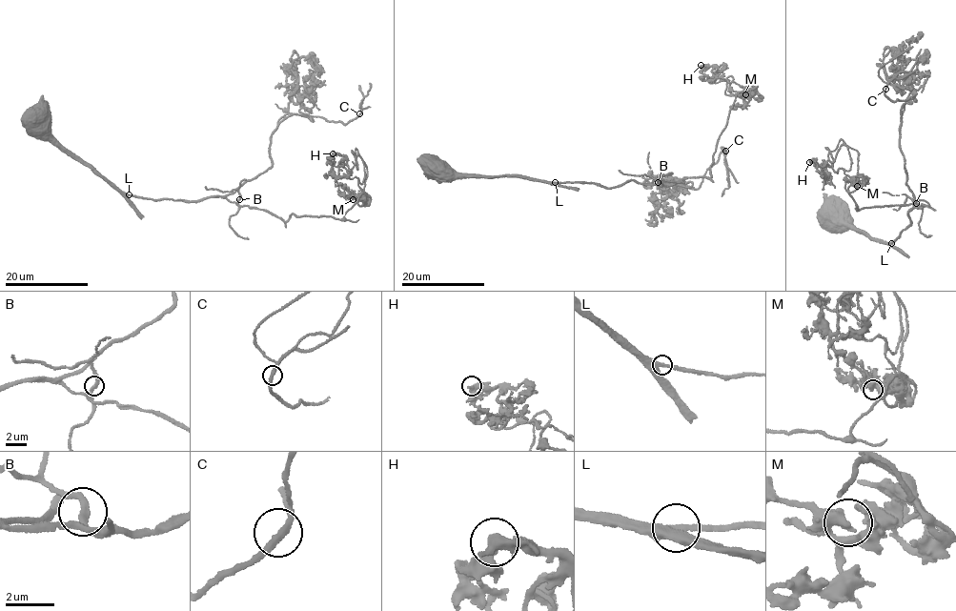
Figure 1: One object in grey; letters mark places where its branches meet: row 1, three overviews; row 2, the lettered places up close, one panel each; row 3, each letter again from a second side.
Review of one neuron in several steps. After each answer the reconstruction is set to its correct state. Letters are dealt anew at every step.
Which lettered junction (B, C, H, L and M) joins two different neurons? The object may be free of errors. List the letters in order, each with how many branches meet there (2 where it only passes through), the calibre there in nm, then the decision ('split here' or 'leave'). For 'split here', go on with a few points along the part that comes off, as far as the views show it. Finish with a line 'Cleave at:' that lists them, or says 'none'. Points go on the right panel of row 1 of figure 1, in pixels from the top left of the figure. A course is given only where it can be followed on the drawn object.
B: 2 | 240 nm | leave
C: 2 | 280 nm | leave
H: 2 | 440 nm | leave
L: 2 | 320 nm | leave
M: 2 | 360 nm | leave
Cleave at: none

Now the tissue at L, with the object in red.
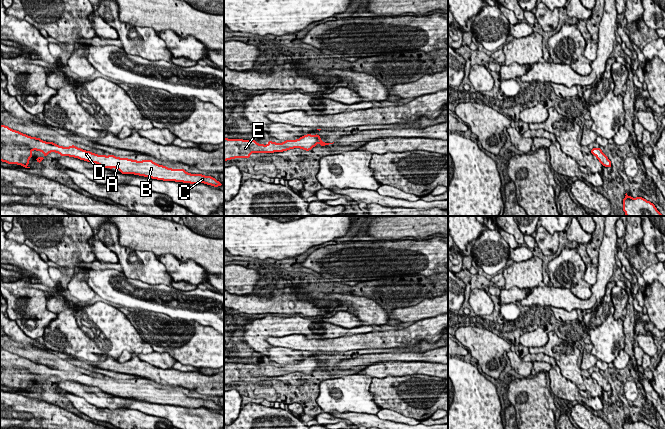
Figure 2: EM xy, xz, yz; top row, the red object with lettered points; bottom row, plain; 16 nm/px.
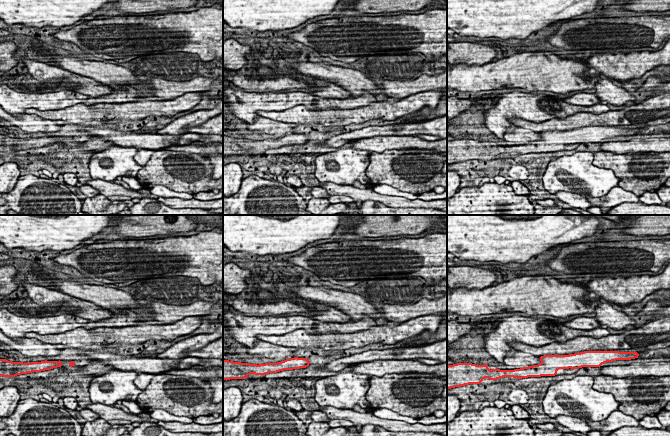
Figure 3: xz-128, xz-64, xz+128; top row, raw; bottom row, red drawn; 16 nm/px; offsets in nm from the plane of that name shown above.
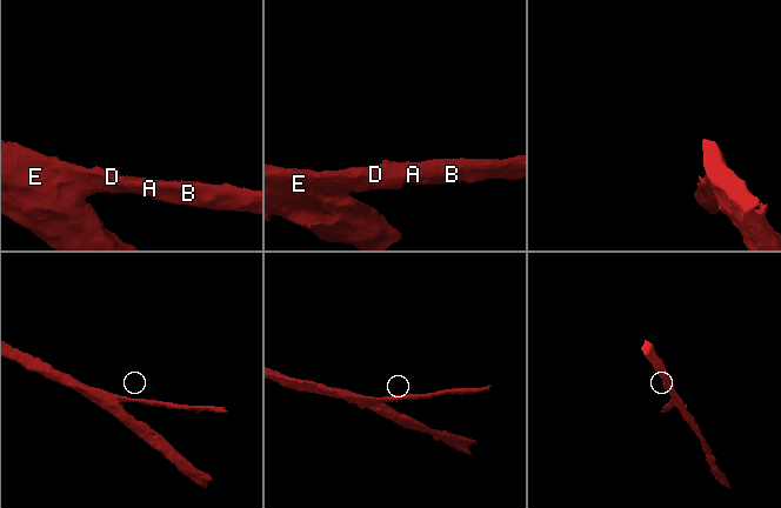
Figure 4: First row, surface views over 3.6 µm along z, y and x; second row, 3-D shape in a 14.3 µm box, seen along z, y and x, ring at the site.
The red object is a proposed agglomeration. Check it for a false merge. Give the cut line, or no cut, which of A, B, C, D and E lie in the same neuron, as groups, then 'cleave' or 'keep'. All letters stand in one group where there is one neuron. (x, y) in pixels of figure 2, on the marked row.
cut none; groups A B C D E; keep

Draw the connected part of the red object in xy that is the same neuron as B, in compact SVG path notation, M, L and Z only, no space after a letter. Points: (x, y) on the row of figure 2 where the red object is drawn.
M0 125L0 161L8 164L18 164L30 168L29 159L32 151L44 153L43 157L36 158L38 163L44 160L50 152L56 152L61 156L75 157L87 162L97 163L103 168L115 168L122 174L134 174L163 181L175 181L190 184L205 183L214 187L223 184L211 176L187 173L184 169L171 169L154 163L152 160L131 160L115 157L114 155L98 155L83 150L74 145L70 147L58 146L53 142L45 142L40 138L30 137L5 125Z

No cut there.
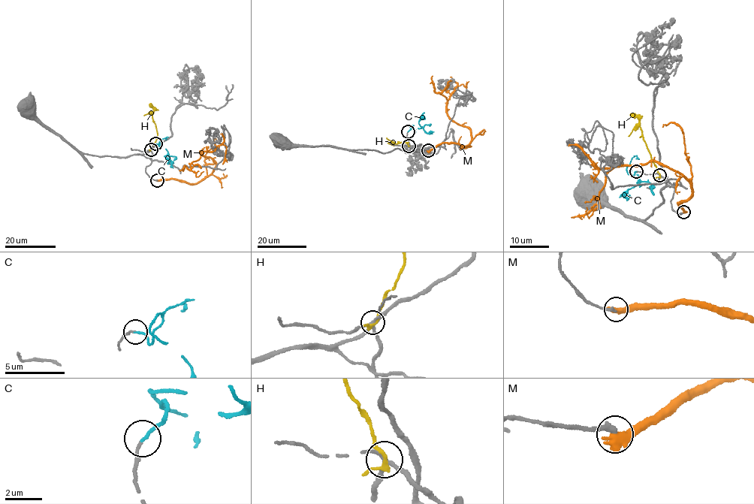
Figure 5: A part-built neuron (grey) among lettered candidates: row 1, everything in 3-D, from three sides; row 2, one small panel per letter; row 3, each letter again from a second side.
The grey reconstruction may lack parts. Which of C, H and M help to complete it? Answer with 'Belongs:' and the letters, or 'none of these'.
Belongs: C

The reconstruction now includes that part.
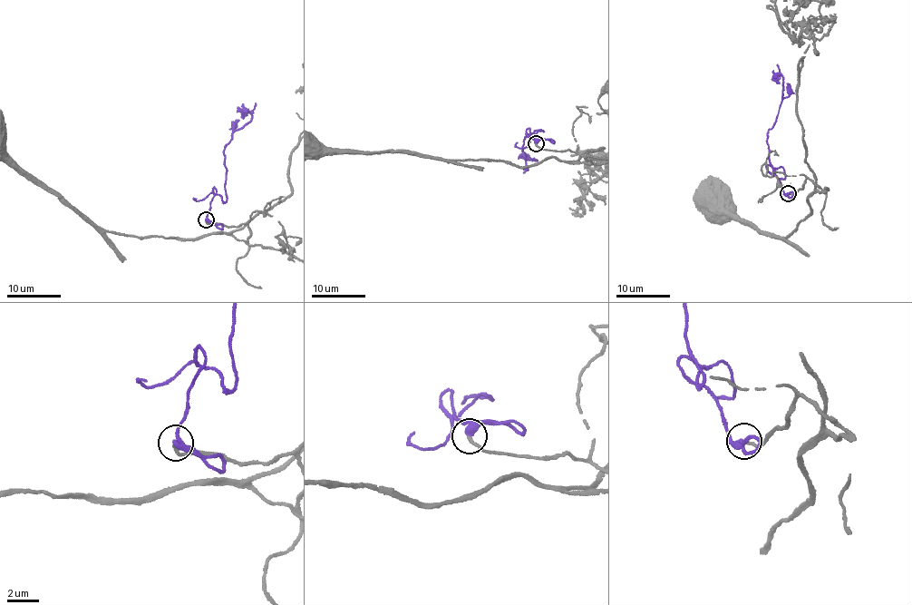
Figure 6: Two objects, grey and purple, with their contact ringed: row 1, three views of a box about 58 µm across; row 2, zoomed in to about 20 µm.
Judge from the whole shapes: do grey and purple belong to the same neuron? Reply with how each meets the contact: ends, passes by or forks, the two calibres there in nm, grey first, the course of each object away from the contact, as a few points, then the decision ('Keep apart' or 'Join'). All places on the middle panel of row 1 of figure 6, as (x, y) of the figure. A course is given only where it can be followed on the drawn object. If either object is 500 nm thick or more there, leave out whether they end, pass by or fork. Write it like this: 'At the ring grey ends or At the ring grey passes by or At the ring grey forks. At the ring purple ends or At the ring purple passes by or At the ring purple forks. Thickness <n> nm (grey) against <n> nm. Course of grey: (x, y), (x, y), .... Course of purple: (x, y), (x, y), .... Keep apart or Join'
At the ring grey ends. At the ring purple passes by. Thickness 170 nm (grey) against 320 nm. Course of grey: (535, 143), (586, 161), (549, 156), (524, 167), (403, 151), (340, 153). Course of purple: (535, 143), (528, 128), (530, 137), (543, 131), (527, 135), (521, 148), (524, 157), (536, 161), (518, 158). Join

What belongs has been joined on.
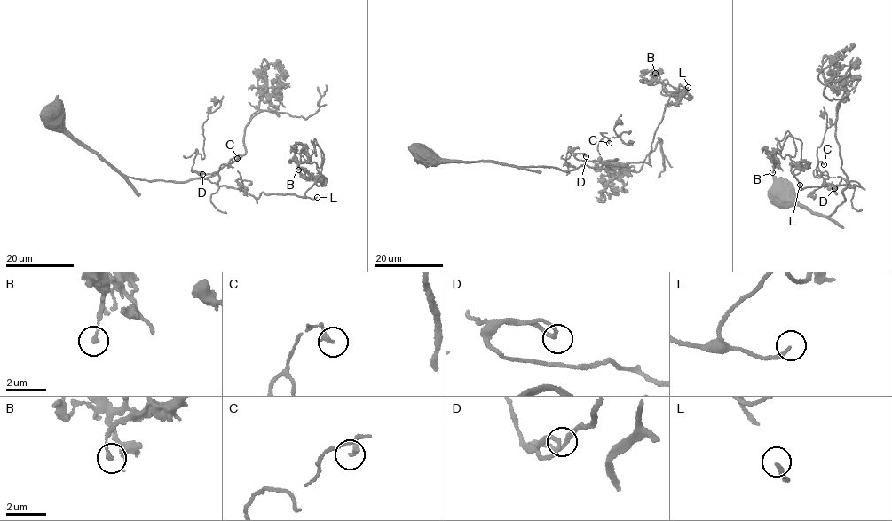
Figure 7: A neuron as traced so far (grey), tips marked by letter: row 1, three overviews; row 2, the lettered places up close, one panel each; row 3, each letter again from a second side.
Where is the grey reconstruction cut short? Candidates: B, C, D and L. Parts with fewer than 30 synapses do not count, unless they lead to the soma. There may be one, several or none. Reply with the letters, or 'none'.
L

